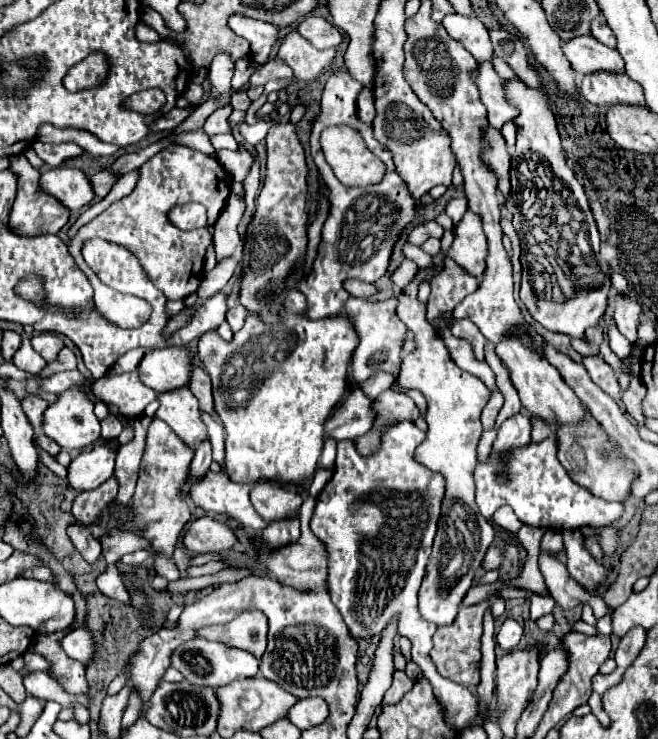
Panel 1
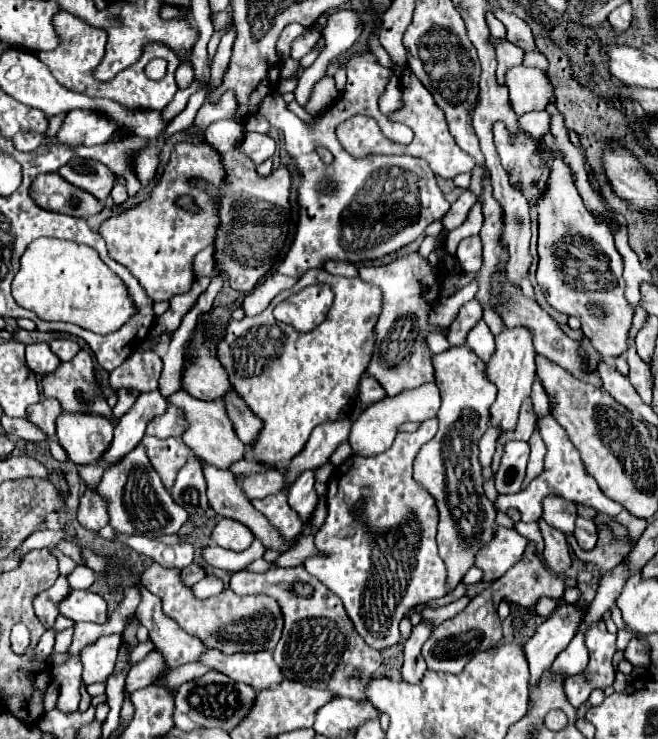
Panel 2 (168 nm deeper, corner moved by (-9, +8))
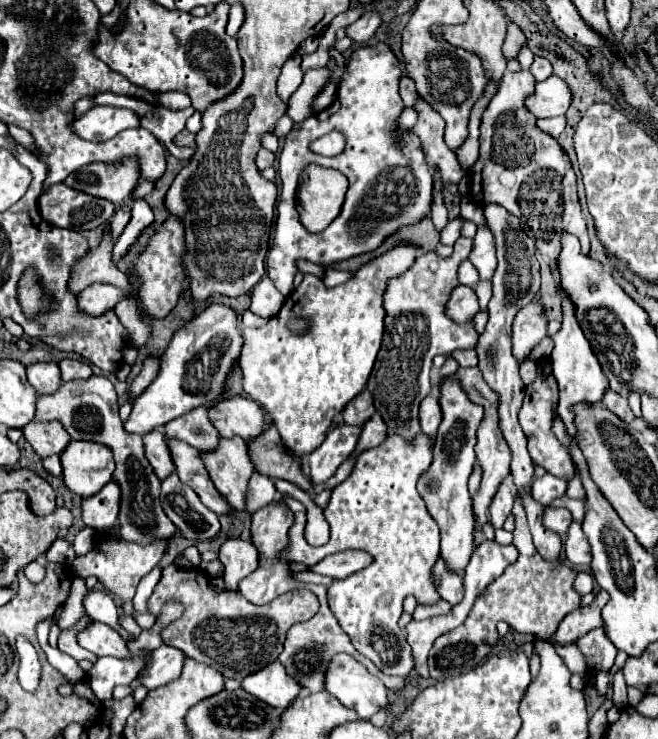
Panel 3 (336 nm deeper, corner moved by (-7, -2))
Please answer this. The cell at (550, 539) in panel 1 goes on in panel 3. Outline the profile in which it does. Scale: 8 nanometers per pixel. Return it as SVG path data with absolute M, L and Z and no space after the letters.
M599 590L593 604L579 608L571 614L565 616L565 620L559 624L559 630L555 632L555 638L559 644L569 644L575 642L577 638L585 636L589 630L603 626L601 610L609 602L609 594L605 590Z

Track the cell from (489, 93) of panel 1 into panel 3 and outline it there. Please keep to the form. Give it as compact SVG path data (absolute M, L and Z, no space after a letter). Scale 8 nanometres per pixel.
M551 76L535 86L535 94L527 98L527 108L535 118L553 118L567 112L571 90L559 76Z

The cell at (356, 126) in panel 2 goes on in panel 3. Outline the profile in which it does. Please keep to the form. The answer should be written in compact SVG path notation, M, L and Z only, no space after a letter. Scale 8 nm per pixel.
M421 98L417 100L415 110L419 112L419 120L417 120L413 132L421 138L425 160L427 160L429 168L439 166L443 182L457 184L465 176L465 170L457 162L455 152L449 150L449 146L443 140L443 132L445 132L443 118Z

